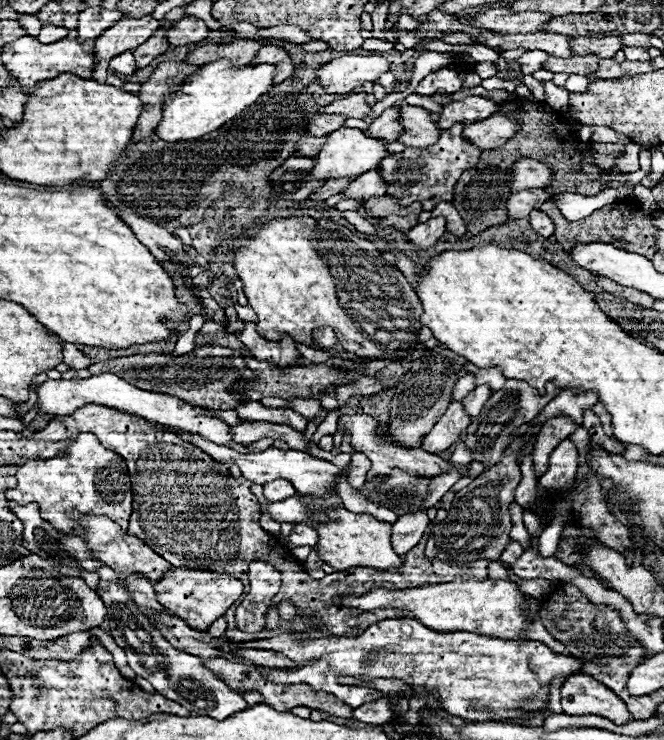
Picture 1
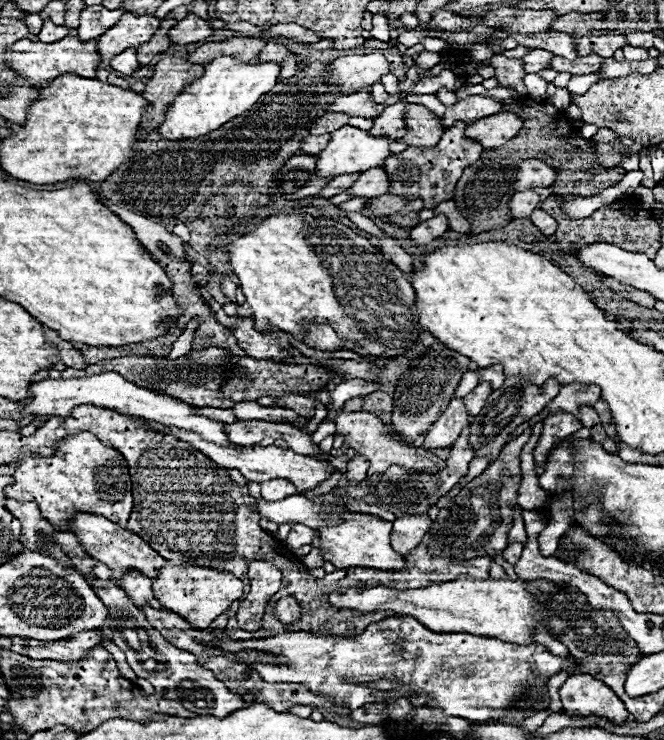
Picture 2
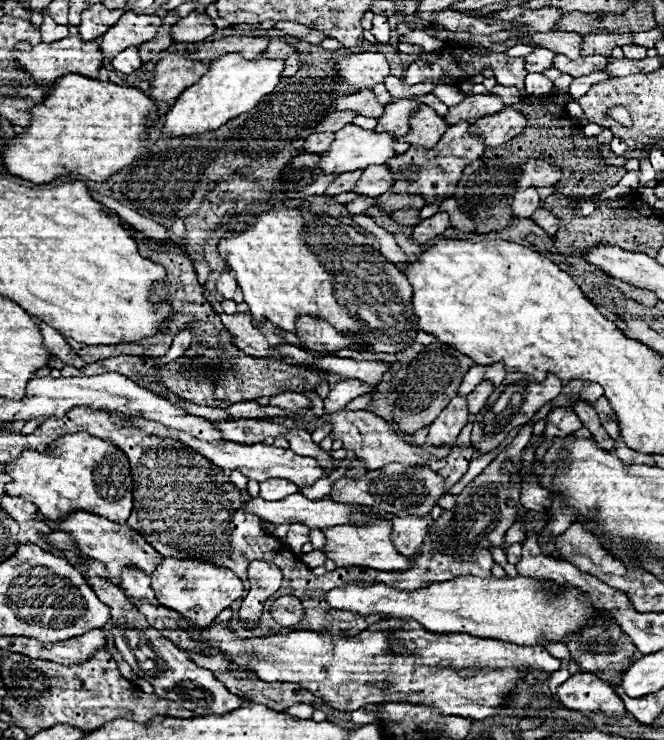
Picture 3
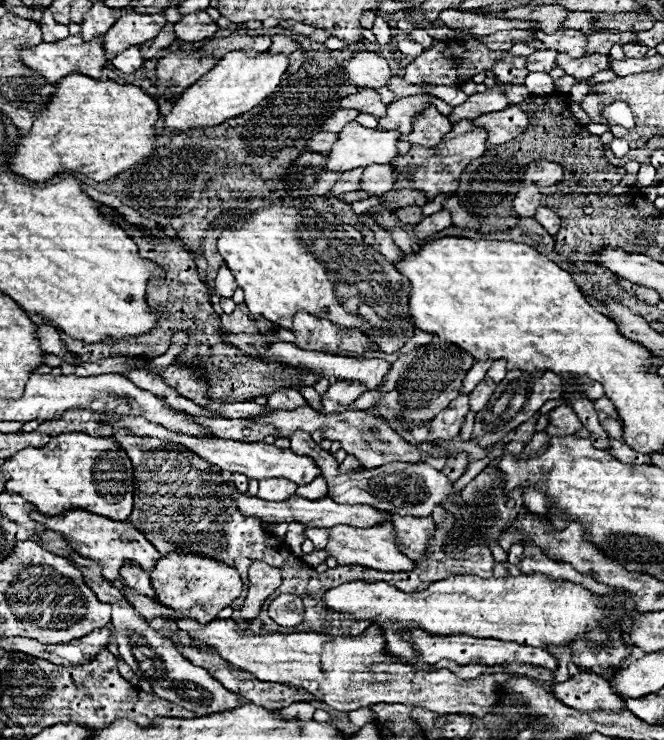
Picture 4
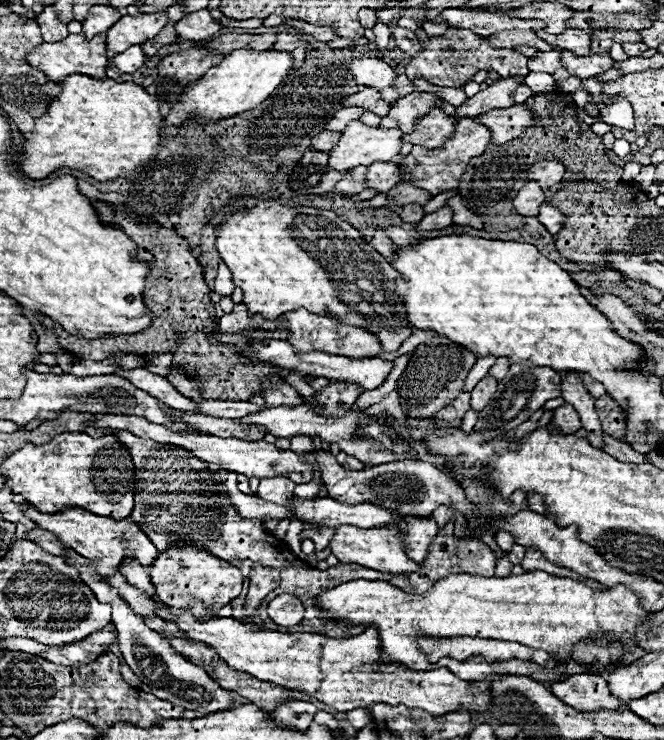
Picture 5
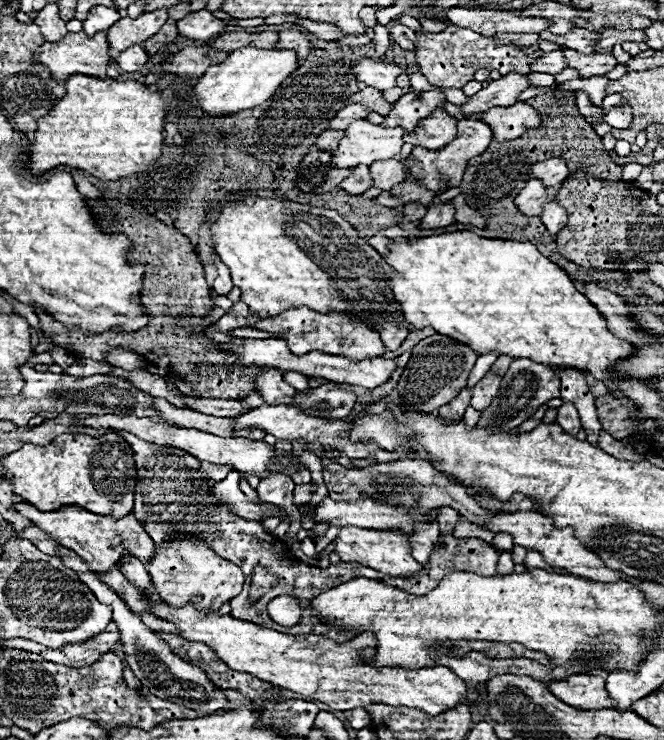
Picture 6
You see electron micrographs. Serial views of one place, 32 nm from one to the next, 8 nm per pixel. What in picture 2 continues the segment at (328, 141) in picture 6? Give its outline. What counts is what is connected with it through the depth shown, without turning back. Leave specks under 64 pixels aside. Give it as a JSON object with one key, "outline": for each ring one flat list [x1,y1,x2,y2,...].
{"outline":[[322,134,322,136,306,136,300,144,300,152,298,154,308,154,308,156,316,156,320,150,326,148,330,140,330,134]]}

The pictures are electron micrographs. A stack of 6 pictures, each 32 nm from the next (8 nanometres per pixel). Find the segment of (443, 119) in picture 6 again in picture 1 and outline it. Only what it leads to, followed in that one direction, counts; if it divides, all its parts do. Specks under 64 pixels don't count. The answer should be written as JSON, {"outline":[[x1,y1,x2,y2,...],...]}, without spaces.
{"outline":[[402,104,400,106,400,124,404,132,398,138,398,142,410,148,428,148,440,136,440,130,436,128,432,114,418,106]]}

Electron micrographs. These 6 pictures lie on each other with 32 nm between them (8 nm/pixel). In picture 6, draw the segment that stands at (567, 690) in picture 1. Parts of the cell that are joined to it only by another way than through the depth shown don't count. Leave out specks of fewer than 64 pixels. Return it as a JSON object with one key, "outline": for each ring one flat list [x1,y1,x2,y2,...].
{"outline":[[584,674,584,676,570,676,568,680,554,680,550,682,550,690,556,698,564,704,572,704,574,708,616,708,616,702,610,700,606,690,606,680,602,676]]}

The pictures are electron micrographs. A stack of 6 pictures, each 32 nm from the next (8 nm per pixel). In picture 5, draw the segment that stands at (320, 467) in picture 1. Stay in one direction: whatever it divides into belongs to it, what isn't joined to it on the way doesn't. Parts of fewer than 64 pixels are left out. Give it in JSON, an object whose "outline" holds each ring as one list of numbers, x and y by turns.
{"outline":[[104,414,102,418,96,420,96,426,108,426,108,428,116,428,116,430,128,430,134,436,140,438,152,438,158,442,166,442,166,444,176,444,182,446,186,450,190,450,194,456,198,456,200,460,218,464,224,470,230,472,238,472,238,474,246,474,248,478,272,478,272,476,288,476,292,482,296,484,308,484,314,478,314,466,310,462,306,462,302,456,294,454,292,450,278,450,274,444,266,444,266,442,246,442,246,440,224,440,212,434,194,434,194,432,172,432,168,428,164,428,162,424,154,424,148,422,146,418,140,416,116,416,116,414]]}

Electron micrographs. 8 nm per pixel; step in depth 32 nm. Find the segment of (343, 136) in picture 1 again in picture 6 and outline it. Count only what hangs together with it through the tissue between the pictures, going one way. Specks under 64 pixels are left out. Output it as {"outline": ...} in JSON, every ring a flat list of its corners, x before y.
{"outline":[[354,120,344,132,338,148,332,150,334,168,356,168,358,164,370,166,376,160,390,160,400,154,402,128,384,128,366,120]]}

